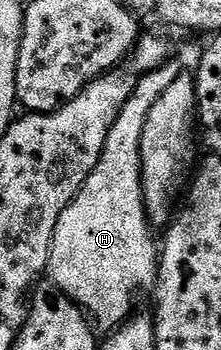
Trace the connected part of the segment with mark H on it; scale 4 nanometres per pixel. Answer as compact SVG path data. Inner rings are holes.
M110 129L105 145L93 163L93 171L86 176L85 183L77 190L77 195L74 198L72 195L62 205L61 213L53 223L47 274L48 277L53 277L50 278L52 285L58 286L82 310L92 315L95 322L97 317L98 327L101 325L116 328L126 321L125 317L133 306L133 293L144 282L154 281L159 265L159 250L156 245L153 247L153 238L149 235L151 219L145 212L145 195L141 189L138 131Z

